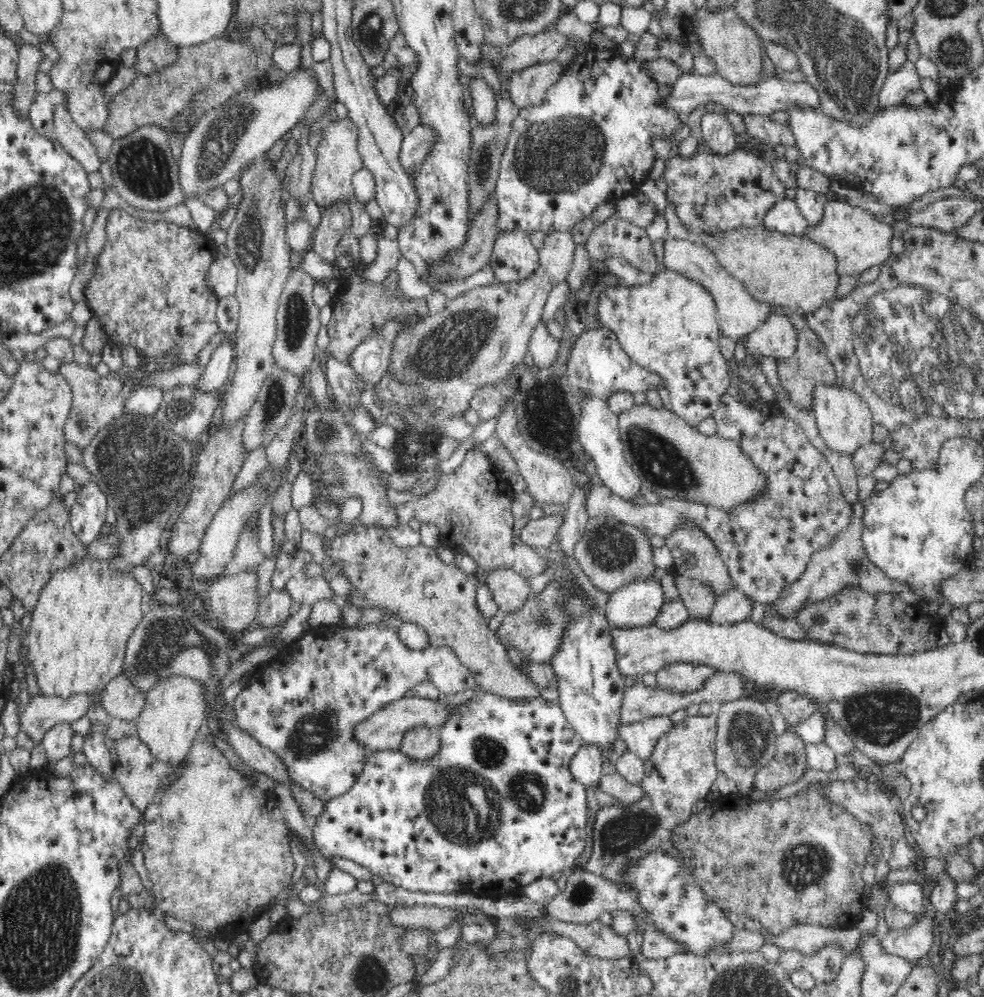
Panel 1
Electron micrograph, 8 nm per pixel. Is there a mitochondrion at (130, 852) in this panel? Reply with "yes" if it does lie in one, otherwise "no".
no

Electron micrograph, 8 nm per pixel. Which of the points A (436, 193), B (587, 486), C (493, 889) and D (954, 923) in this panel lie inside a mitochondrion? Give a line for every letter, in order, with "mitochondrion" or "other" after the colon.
A: other
B: other
C: other
D: other

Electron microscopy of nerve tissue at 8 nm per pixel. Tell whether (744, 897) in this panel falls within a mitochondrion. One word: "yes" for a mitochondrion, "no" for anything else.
no

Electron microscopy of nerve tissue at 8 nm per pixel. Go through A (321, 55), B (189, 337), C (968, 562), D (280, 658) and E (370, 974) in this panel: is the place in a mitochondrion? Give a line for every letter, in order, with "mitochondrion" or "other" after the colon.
A: other
B: mitochondrion
C: other
D: other
E: mitochondrion

